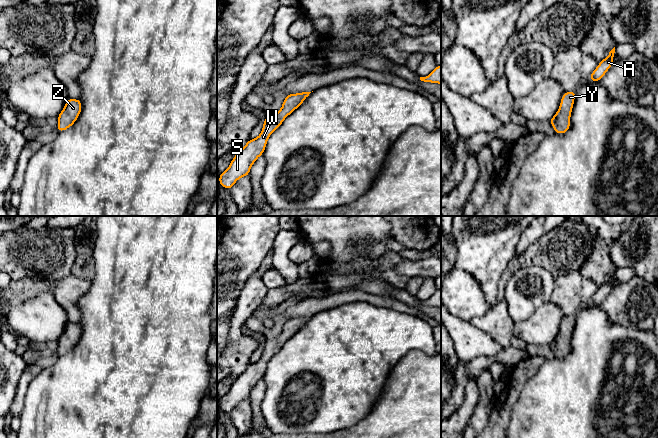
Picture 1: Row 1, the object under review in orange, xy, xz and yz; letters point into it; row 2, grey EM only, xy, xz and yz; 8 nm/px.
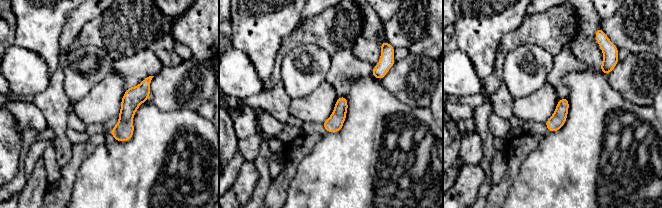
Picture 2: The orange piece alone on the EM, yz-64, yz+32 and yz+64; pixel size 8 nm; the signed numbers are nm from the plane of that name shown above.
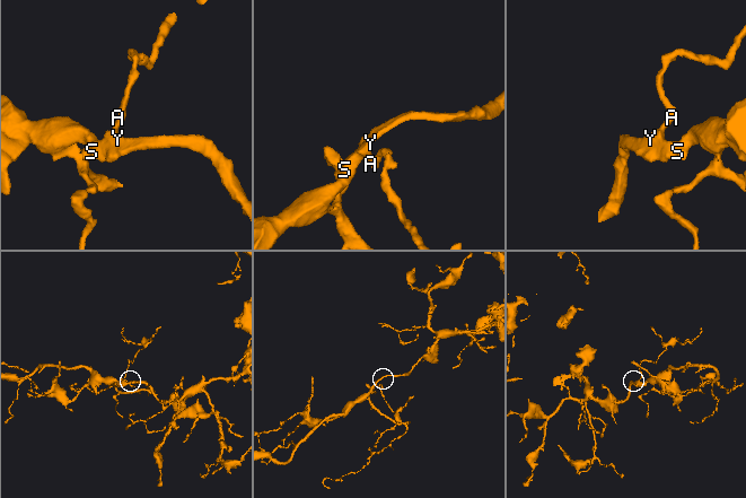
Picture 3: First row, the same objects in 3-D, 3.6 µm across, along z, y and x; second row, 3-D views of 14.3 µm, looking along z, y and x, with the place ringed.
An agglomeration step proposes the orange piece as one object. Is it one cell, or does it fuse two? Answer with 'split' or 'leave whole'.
leave whole

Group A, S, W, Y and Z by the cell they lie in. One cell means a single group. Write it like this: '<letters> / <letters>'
A S W Y Z

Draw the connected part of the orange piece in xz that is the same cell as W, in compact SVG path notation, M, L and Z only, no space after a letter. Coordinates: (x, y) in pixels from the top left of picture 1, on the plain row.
M310 317L287 318L282 332L276 338L266 340L264 343L260 359L255 363L249 363L234 380L227 394L218 399L221 410L230 414L239 402L249 400L251 390L259 380L263 379L270 359L279 352L288 339L304 326Z

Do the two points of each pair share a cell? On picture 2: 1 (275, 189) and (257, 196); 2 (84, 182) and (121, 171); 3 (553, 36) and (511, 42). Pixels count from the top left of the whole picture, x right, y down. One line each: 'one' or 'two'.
1: two
2: one
3: one

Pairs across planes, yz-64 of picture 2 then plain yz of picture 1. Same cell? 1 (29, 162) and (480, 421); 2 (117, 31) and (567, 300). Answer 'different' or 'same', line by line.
1: different
2: different

